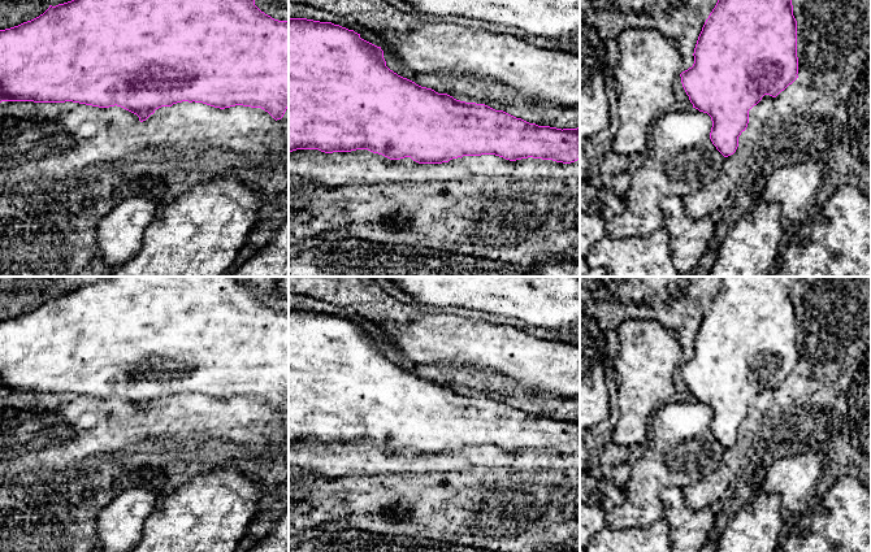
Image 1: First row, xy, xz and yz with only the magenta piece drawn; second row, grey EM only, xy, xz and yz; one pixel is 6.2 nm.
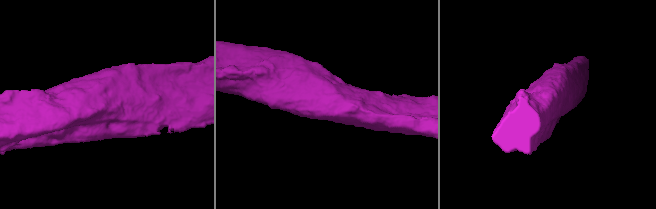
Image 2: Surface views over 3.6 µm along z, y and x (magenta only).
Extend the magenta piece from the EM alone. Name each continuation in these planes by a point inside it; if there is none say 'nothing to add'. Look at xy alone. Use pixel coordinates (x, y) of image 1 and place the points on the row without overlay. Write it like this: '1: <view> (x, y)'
nothing to add

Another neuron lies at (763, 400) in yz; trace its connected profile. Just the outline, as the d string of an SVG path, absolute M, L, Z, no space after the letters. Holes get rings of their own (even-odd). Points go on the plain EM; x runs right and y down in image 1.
M764 386L762 391L749 401L749 414L738 427L736 443L724 449L722 465L699 479L697 483L685 487L684 499L688 508L699 510L710 508L719 501L732 483L736 471L740 470L746 452L762 423L763 416L770 410L775 399L775 388Z

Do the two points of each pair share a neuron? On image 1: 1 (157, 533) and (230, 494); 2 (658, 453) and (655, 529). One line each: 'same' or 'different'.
1: same
2: different

